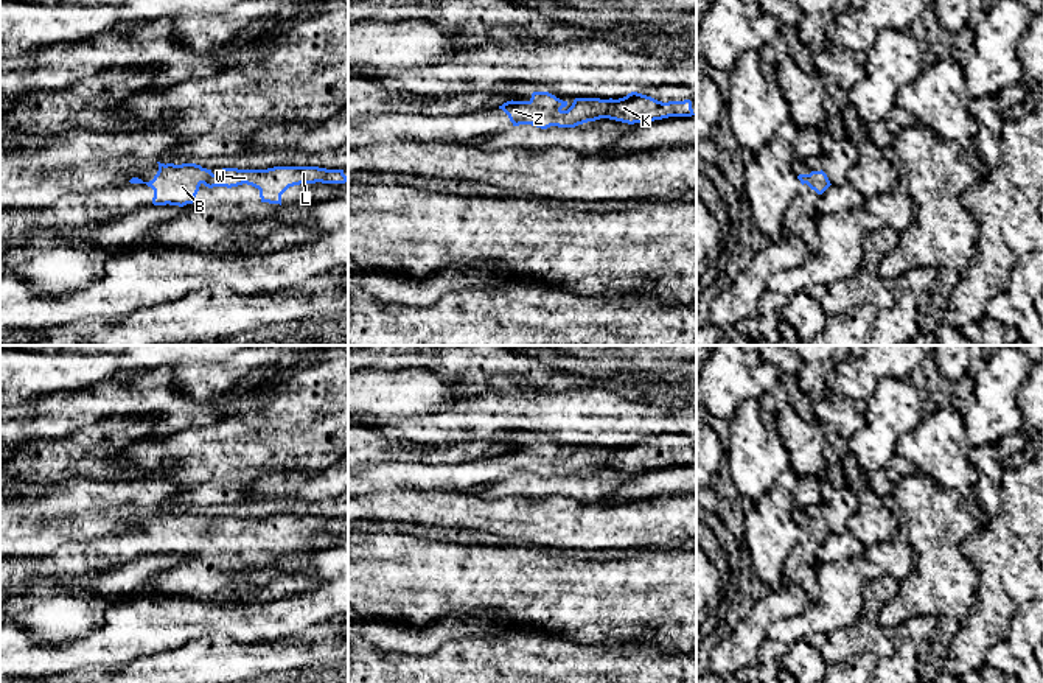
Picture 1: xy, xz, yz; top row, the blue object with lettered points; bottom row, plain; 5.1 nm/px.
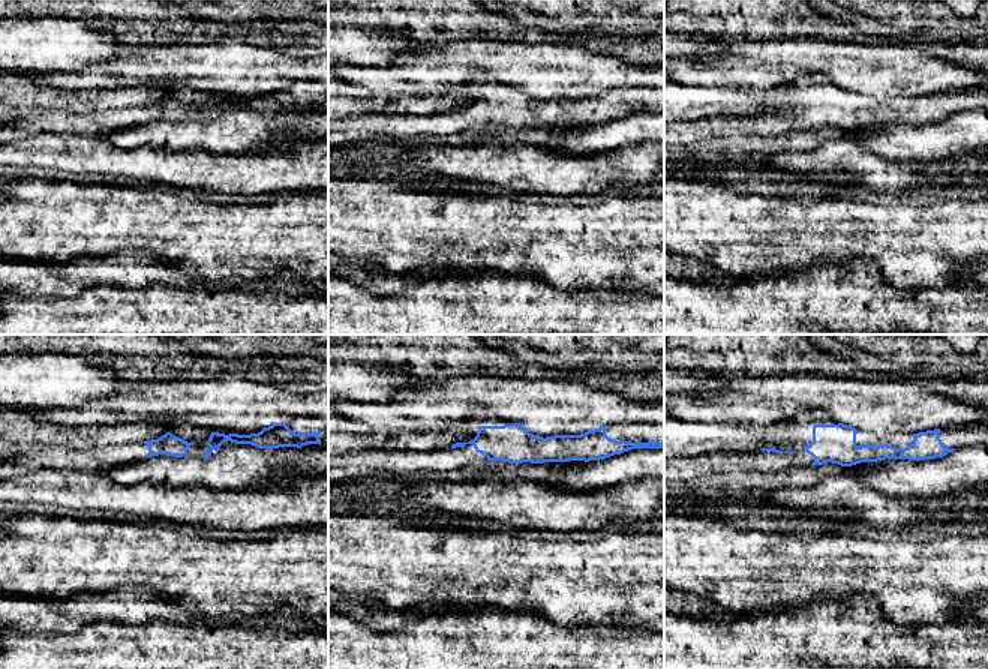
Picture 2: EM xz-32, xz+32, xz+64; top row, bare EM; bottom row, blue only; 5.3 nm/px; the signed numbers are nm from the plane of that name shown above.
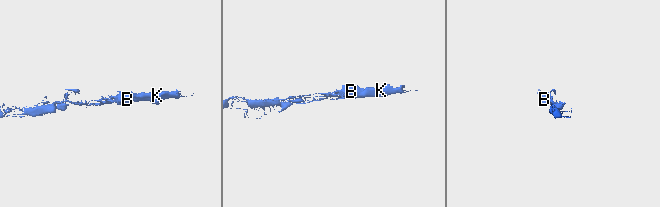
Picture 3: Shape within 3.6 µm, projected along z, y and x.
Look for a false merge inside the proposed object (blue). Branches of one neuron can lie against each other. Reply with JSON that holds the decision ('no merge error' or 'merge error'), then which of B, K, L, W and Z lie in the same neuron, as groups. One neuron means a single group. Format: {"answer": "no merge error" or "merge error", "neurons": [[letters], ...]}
{"answer": "no merge error", "neurons": [["B", "K", "L", "W", "Z"]]}

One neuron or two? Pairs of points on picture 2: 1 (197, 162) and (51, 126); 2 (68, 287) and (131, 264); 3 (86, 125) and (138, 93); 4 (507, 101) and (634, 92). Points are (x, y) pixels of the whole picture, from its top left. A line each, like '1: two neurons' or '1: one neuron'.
1: two neurons
2: one neuron
3: two neurons
4: one neuron

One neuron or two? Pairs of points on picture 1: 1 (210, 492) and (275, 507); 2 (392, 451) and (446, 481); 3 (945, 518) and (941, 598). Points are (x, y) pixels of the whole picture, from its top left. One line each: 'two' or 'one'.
1: two
2: two
3: one

